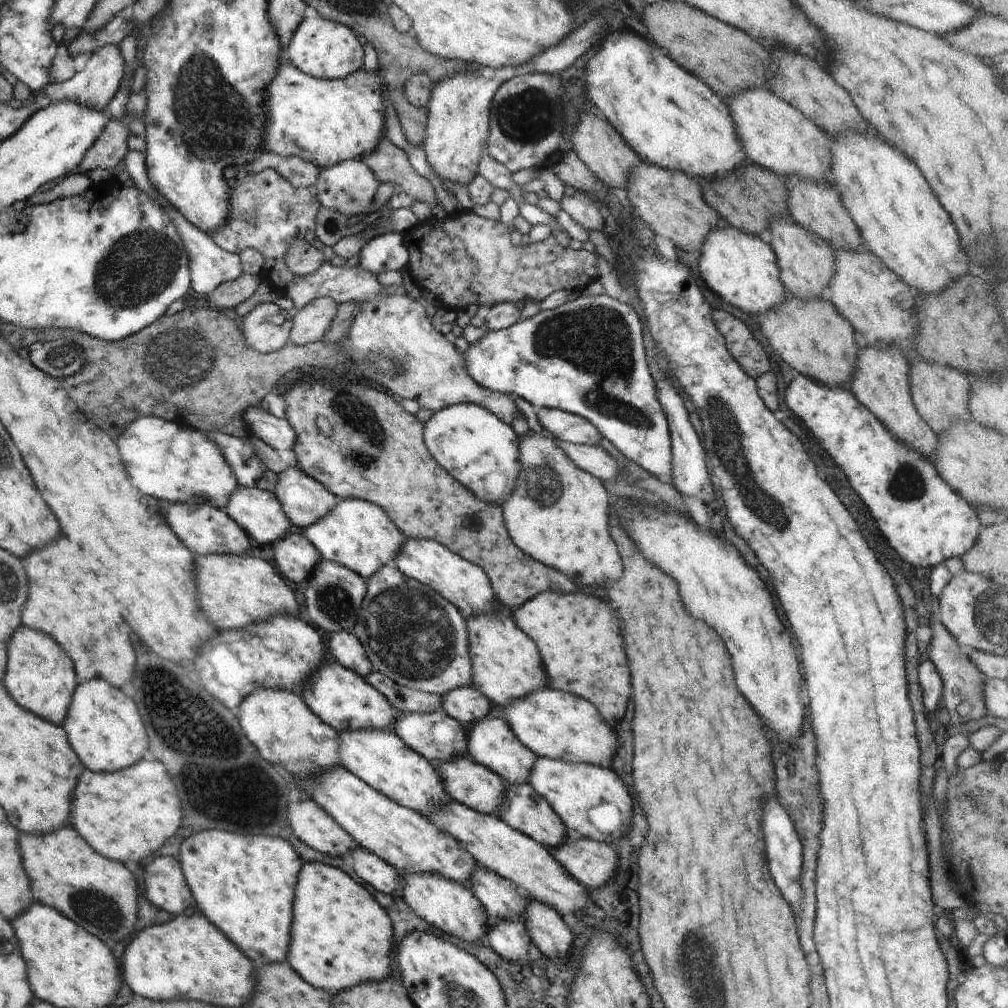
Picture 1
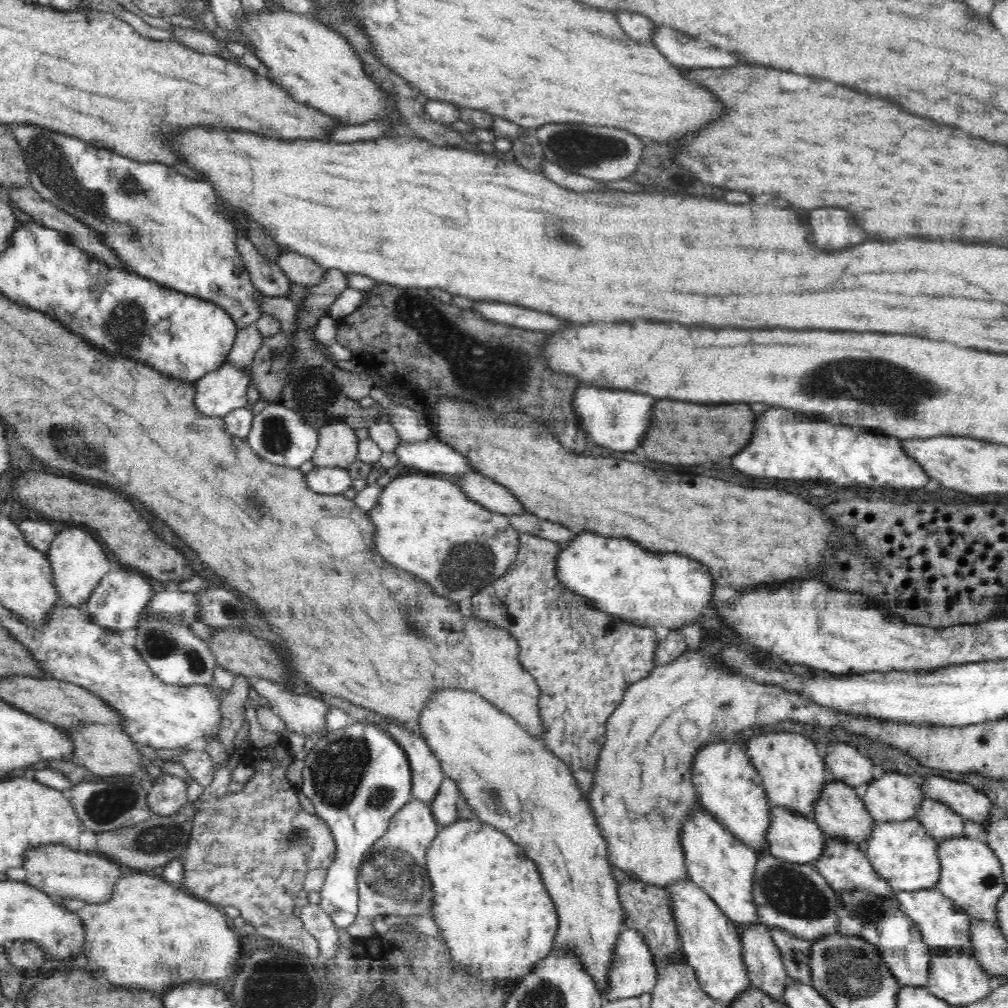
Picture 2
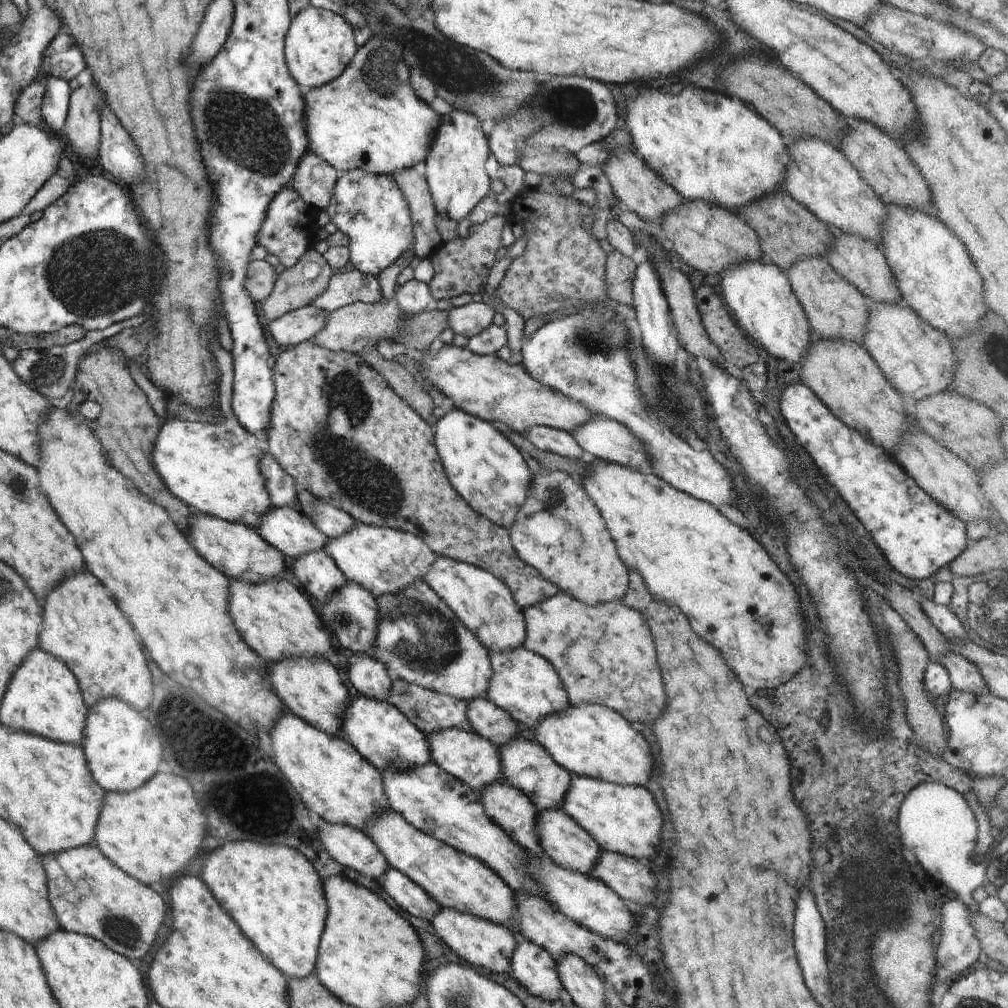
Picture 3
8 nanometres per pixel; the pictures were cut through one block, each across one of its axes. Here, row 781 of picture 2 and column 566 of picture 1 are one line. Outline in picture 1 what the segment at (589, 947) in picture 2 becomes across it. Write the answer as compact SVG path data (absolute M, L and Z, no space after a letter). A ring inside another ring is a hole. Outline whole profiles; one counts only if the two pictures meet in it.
M529 428L526 436L518 436L519 474L515 488L500 504L504 523L514 545L533 560L553 567L568 579L591 593L594 586L606 578L622 576L622 562L616 544L609 532L610 497L604 484L588 472L582 471L565 454L557 442L547 433L538 433Z

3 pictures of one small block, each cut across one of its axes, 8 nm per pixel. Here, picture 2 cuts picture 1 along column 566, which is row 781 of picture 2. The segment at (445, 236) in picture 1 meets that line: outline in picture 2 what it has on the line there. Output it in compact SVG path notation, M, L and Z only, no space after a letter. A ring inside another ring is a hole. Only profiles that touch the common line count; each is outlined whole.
M276 742L264 748L245 747L242 752L243 769L249 772L244 788L197 806L187 849L180 854L186 891L221 909L226 906L238 908L245 922L255 927L256 936L264 940L263 944L279 944L317 961L320 956L318 941L303 928L298 914L294 914L293 900L303 890L310 870L328 868L334 862L336 843L333 834L322 818L308 814L300 805L297 789L286 778L294 757L285 743Z

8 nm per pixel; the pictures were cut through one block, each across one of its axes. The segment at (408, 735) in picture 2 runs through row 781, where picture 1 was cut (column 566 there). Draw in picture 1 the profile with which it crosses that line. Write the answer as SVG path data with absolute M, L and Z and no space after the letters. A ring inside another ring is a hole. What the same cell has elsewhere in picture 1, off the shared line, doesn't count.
M547 407L536 409L541 428L552 438L562 443L599 445L603 438L598 430L583 417Z

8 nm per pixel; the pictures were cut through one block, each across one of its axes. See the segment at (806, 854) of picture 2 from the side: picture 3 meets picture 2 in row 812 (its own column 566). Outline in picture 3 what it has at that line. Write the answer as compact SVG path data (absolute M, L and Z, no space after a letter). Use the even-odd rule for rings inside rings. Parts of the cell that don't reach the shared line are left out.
M517 735L506 746L498 747L498 752L500 752L504 780L520 790L532 802L537 811L550 808L561 809L566 792L570 788L571 775L564 768L558 766L540 744L530 742Z

